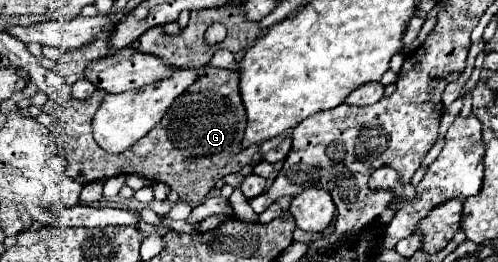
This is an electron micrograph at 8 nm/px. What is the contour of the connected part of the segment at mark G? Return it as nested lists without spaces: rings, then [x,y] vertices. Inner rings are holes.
[[[222,70],[222,74],[230,78],[216,78],[216,98],[208,102],[194,102],[186,96],[180,96],[178,102],[174,102],[168,114],[162,118],[160,126],[152,128],[140,142],[136,142],[136,146],[128,148],[122,154],[106,154],[96,146],[92,138],[92,106],[82,106],[80,100],[68,102],[66,106],[62,106],[62,112],[58,112],[58,118],[50,126],[50,132],[58,142],[58,154],[68,164],[68,176],[80,184],[88,184],[120,174],[140,174],[152,182],[156,180],[168,184],[180,194],[180,200],[184,202],[204,202],[216,180],[240,172],[246,162],[252,162],[252,166],[256,166],[262,160],[260,156],[256,158],[256,154],[252,156],[252,160],[234,160],[236,154],[244,150],[240,142],[246,128],[246,114],[240,98],[238,72]]]

